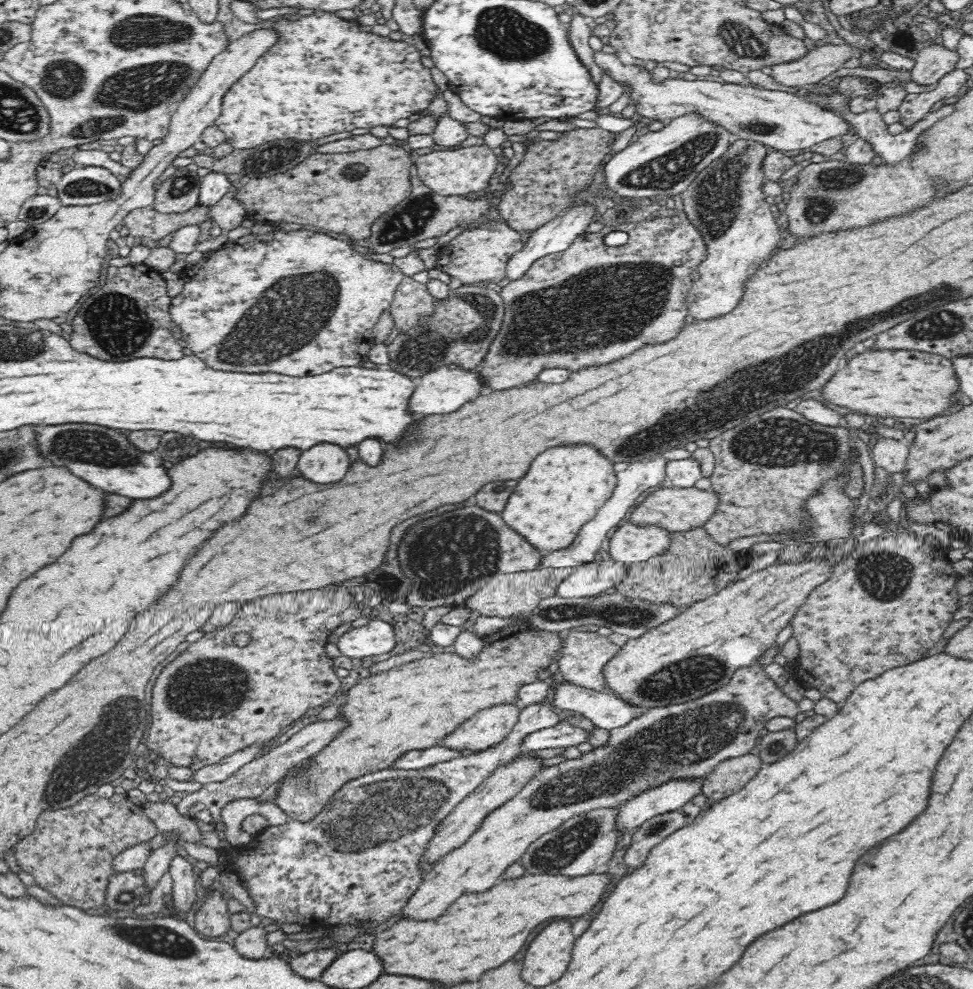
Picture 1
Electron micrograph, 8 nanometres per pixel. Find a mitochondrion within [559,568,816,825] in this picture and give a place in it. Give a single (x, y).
(686, 678)

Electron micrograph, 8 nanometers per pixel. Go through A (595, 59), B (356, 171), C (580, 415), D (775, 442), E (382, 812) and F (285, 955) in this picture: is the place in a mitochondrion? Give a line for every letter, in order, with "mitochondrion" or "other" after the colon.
A: other
B: mitochondrion
C: other
D: mitochondrion
E: mitochondrion
F: other

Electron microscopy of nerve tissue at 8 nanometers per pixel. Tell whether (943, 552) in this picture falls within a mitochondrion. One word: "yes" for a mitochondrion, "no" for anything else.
no

